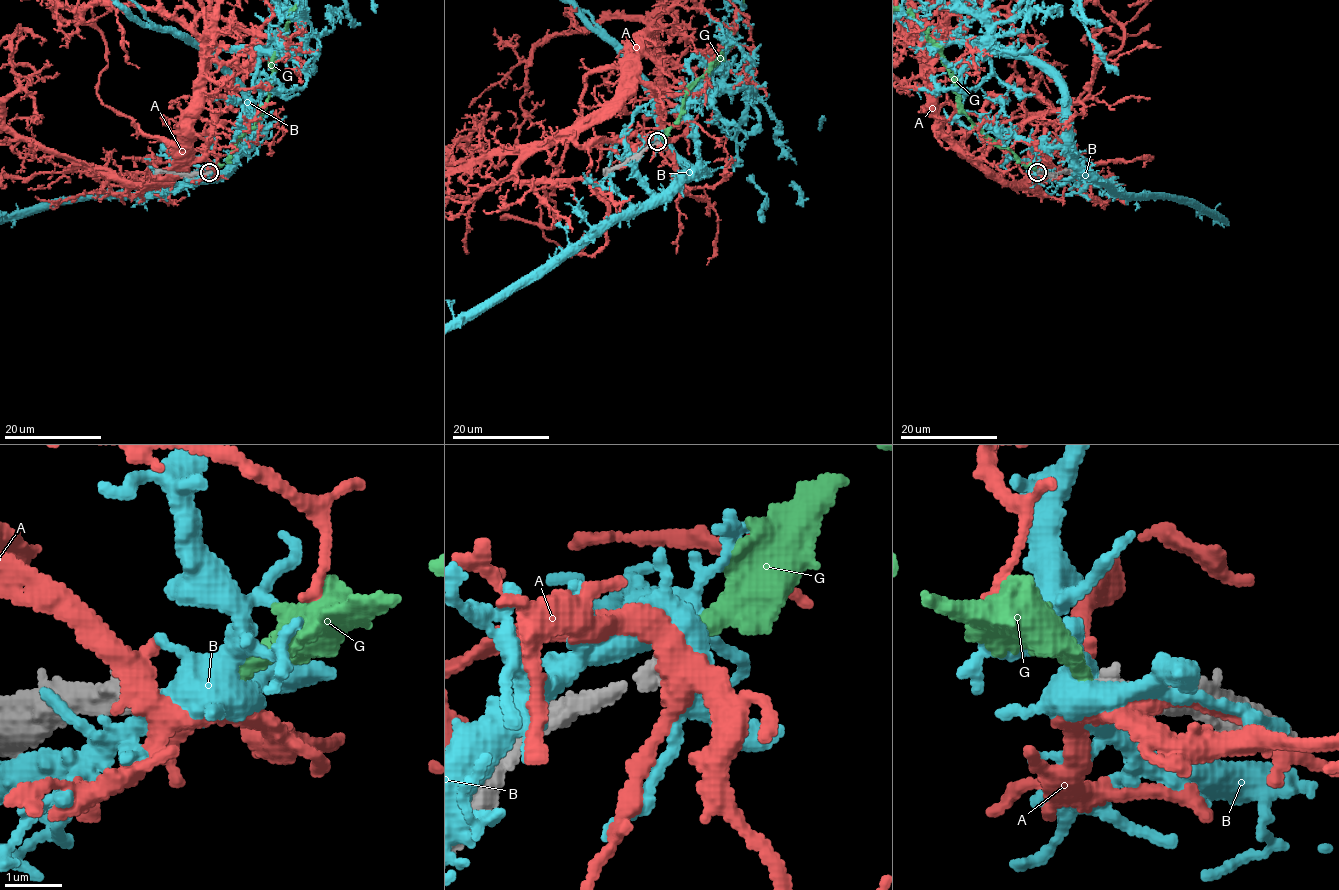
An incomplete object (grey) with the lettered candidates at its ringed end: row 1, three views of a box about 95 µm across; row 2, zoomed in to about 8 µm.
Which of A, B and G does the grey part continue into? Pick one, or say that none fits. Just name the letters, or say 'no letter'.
G

